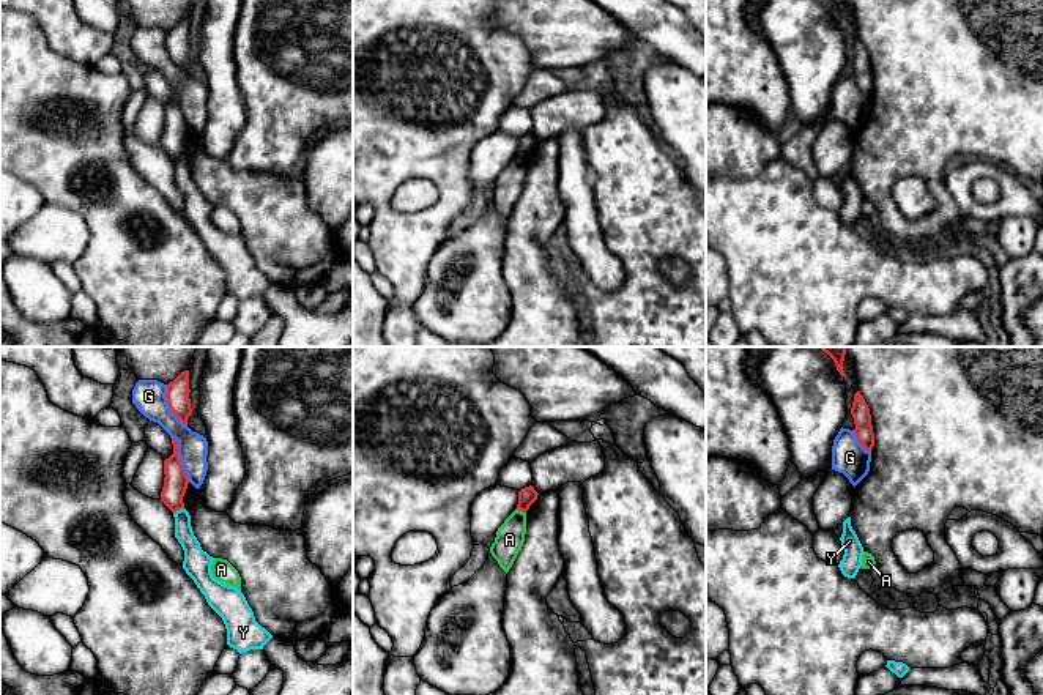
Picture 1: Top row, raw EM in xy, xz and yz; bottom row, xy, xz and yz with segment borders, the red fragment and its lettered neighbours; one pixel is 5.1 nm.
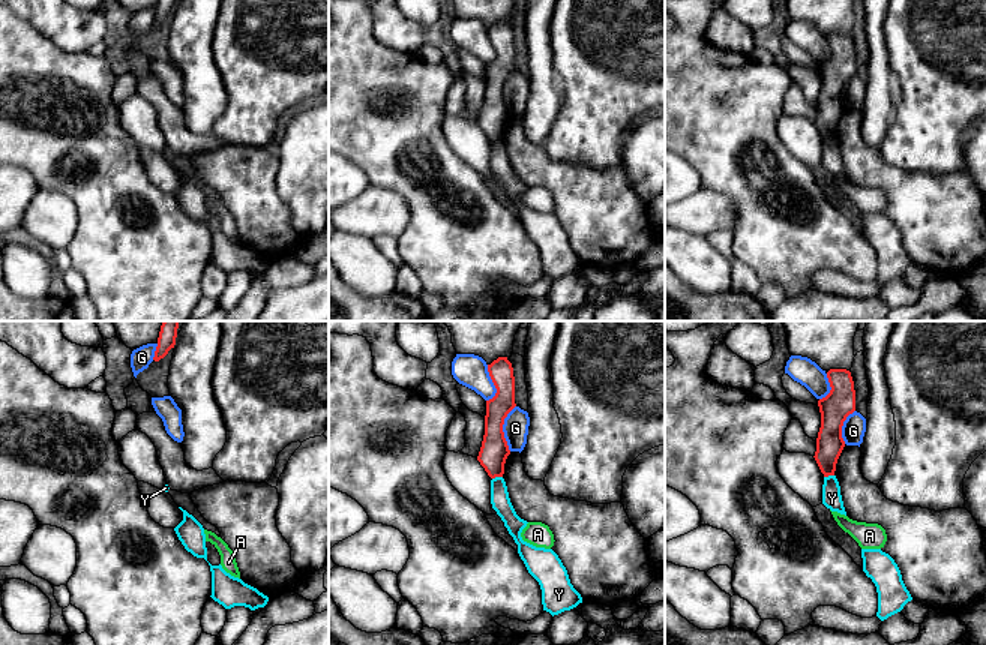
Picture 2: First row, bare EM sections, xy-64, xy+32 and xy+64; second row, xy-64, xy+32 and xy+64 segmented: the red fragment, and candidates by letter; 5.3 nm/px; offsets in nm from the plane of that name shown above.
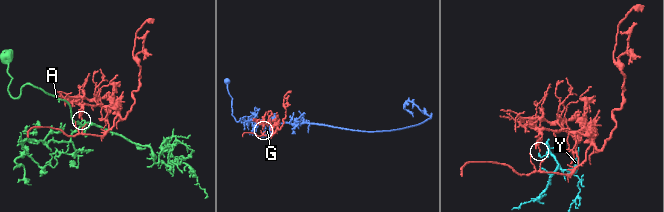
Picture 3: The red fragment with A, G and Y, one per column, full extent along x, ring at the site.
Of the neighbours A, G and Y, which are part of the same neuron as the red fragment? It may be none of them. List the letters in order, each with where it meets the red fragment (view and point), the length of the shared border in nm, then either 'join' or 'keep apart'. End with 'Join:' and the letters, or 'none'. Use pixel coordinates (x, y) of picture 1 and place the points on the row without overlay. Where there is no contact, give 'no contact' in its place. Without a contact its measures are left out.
A: contact xz (522, 158); length 50 nm; keep apart
G: contact xy (178, 106); length 260 nm; keep apart
Y: contact xy (178, 156); length 70 nm; keep apart
Join: none

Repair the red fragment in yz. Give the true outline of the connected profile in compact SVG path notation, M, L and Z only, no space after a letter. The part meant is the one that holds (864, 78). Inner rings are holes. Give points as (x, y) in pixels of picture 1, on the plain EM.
M857 38L854 41L851 61L852 61L854 71L856 71L854 80L857 84L857 88L867 98L871 98L873 93L874 93L874 80L873 80L873 72L871 72L871 61L870 61L870 55L868 55L863 43L860 41L860 38Z

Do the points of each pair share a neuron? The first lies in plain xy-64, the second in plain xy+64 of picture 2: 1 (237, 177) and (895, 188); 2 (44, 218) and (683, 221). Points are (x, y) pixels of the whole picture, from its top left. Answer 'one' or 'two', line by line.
1: one
2: one

